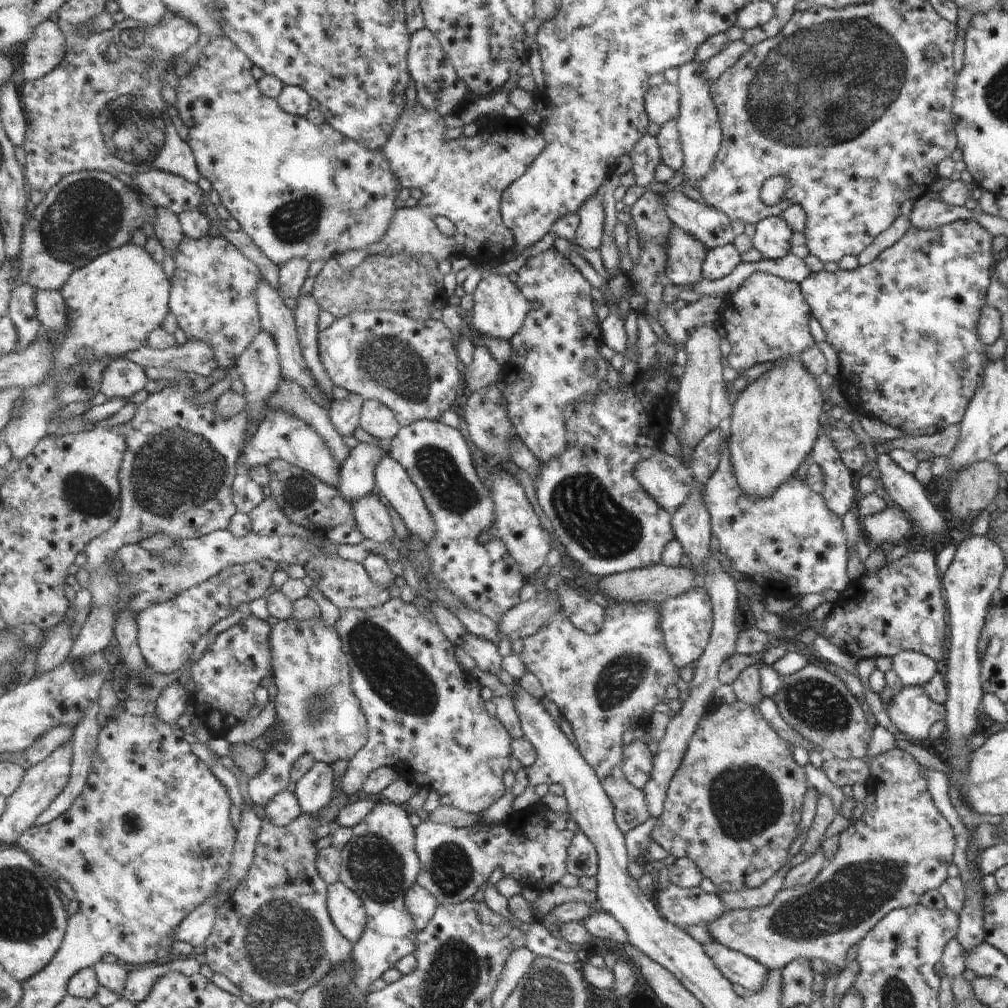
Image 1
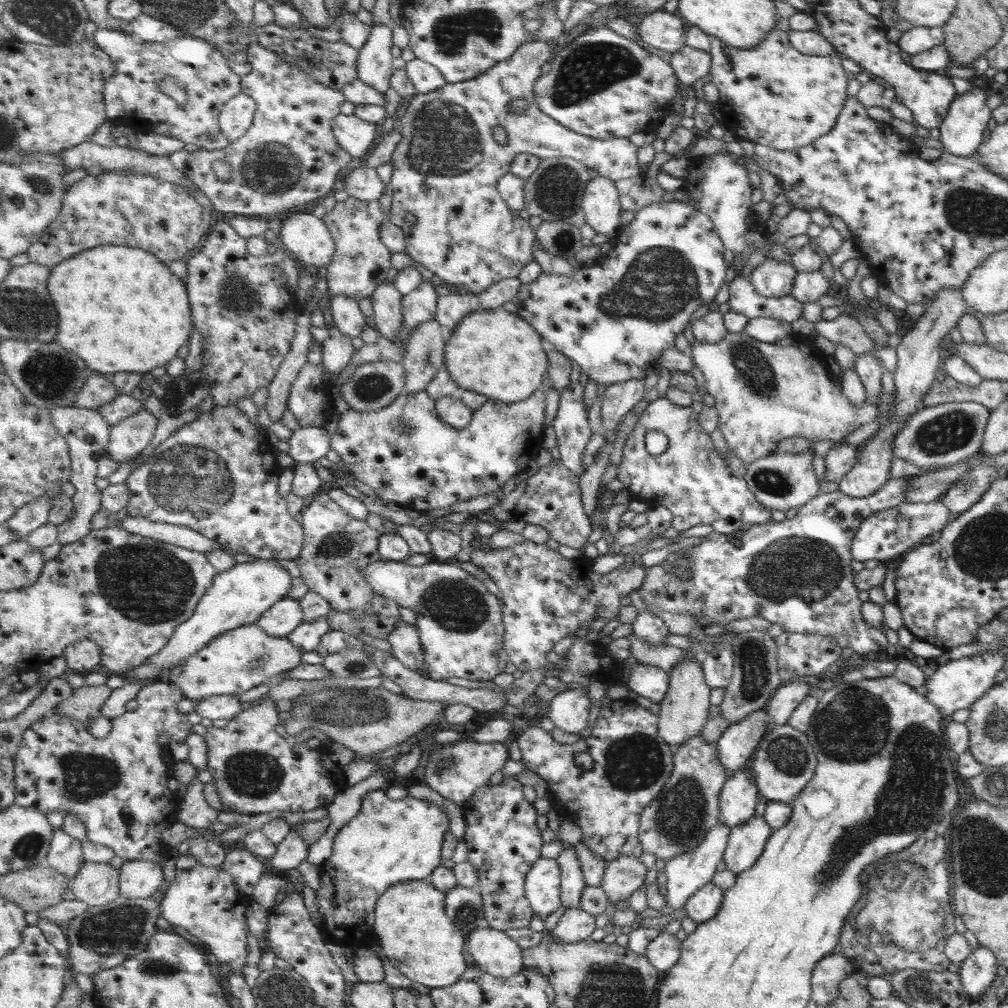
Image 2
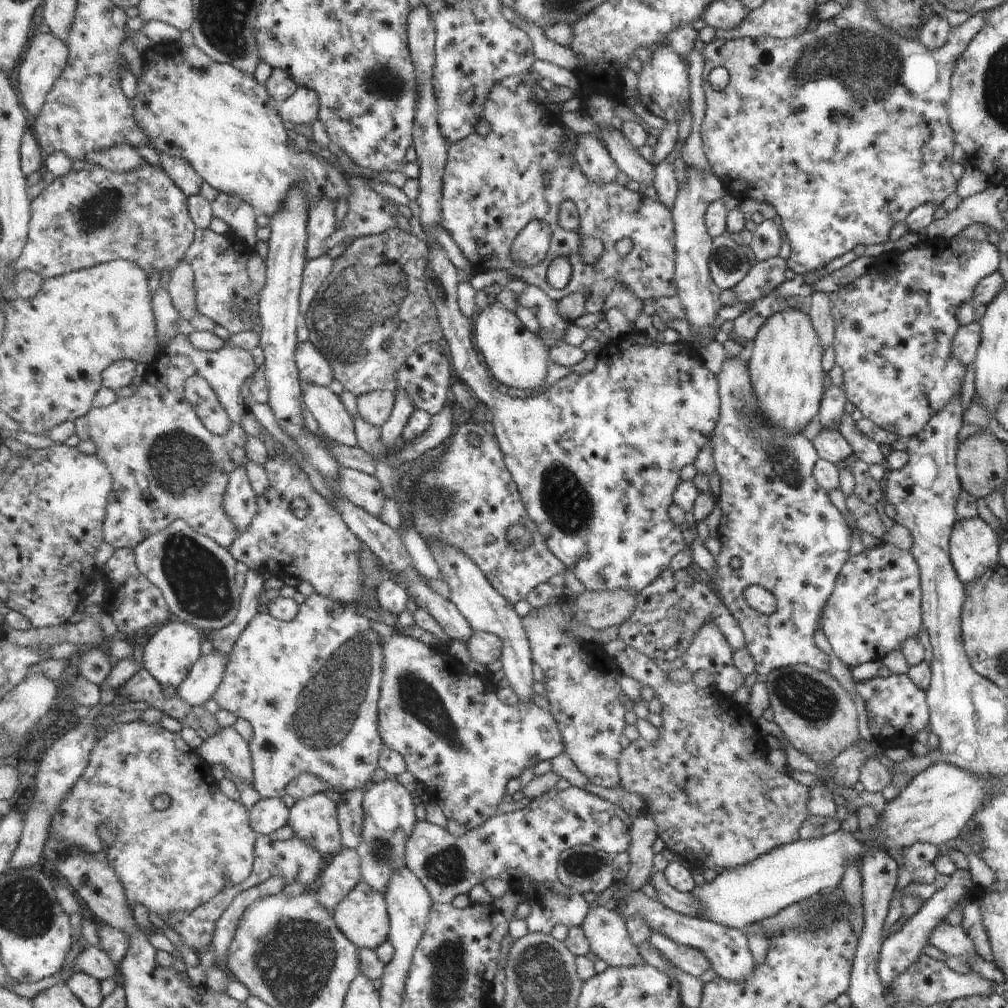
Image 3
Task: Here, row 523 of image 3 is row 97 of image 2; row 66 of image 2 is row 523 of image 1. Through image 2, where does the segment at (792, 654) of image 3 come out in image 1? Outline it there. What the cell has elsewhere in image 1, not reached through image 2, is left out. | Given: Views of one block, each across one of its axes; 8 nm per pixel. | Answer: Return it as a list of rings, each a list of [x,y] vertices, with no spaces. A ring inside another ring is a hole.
[[[725,439],[720,440],[720,460],[709,480],[702,484],[704,505],[711,522],[711,533],[718,540],[718,551],[729,560],[732,569],[749,581],[758,584],[763,597],[775,599],[803,597],[805,594],[821,594],[825,590],[840,593],[847,586],[847,546],[841,519],[833,514],[826,500],[813,492],[801,479],[791,476],[783,484],[769,492],[768,497],[754,499],[742,493],[733,474],[731,454]]]

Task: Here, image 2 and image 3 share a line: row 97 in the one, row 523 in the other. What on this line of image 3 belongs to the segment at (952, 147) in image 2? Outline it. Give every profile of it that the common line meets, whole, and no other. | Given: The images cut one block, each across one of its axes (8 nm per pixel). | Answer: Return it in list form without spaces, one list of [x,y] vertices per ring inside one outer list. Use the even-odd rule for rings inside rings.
[[[979,517],[956,519],[951,526],[948,556],[961,584],[969,584],[998,564],[998,540]]]

